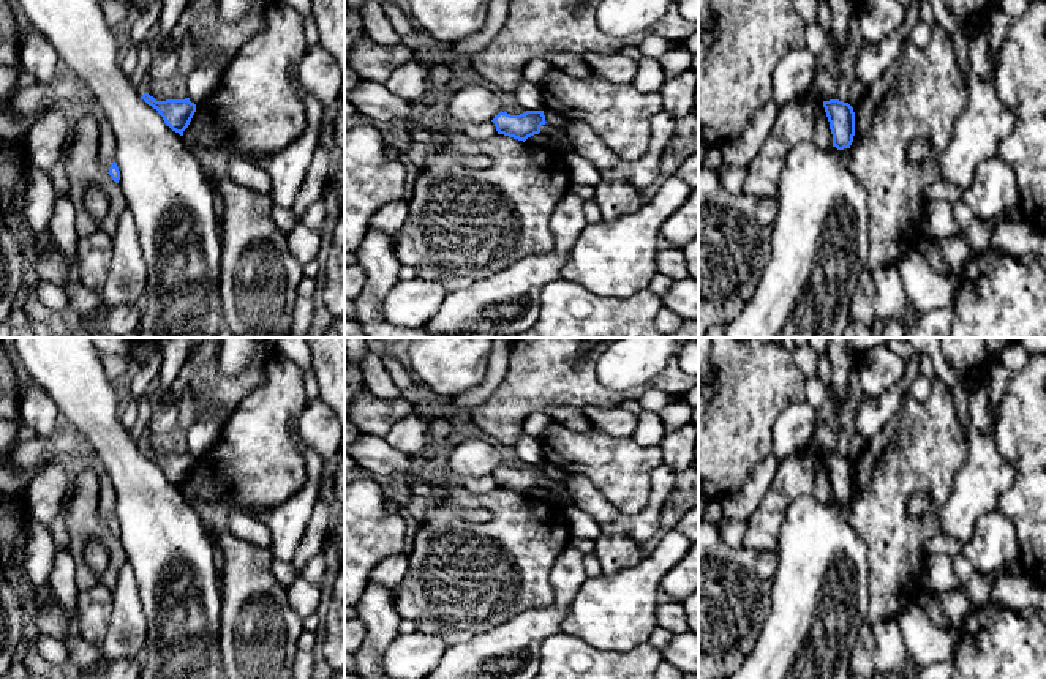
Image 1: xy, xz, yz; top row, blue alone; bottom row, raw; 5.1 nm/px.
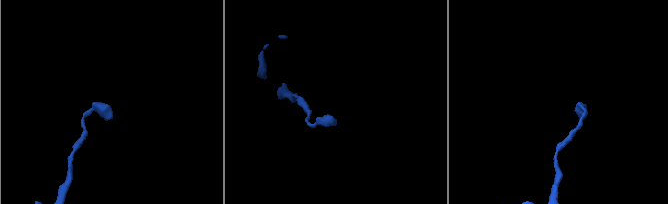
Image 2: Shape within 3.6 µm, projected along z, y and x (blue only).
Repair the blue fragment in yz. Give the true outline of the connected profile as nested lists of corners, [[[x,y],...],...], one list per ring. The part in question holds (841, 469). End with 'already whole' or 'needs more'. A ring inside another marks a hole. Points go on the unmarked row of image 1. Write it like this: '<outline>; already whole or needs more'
[[[839,453],[823,455],[823,461],[833,488],[833,501],[850,502],[855,490],[855,466],[848,456]]]; already whole

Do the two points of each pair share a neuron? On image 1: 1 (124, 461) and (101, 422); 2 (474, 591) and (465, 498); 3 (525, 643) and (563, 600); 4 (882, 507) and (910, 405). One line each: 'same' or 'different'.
1: same
2: same
3: different
4: same

